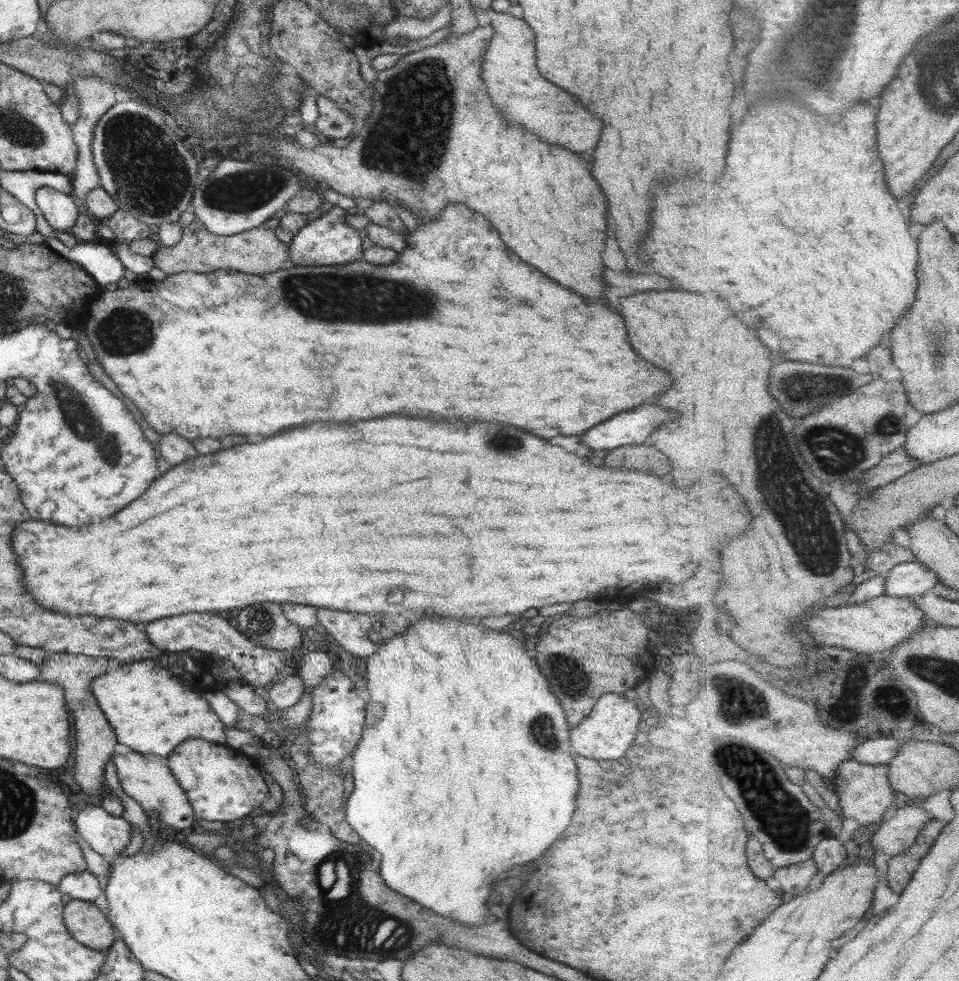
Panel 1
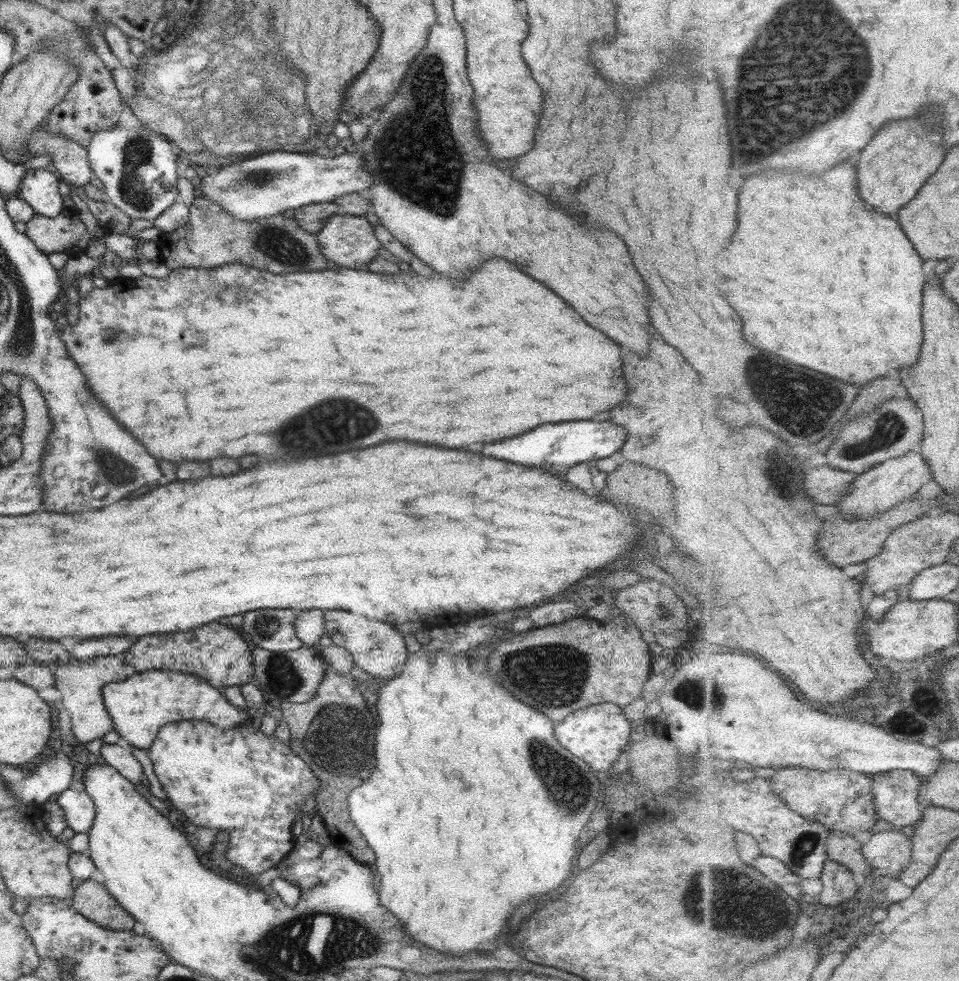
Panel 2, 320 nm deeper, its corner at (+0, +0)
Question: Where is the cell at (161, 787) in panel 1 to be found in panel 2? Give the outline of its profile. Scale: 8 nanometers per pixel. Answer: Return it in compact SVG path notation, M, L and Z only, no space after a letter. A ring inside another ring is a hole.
M102 743L98 752L108 766L131 784L139 784L144 775L137 759L133 757L130 747L124 743Z

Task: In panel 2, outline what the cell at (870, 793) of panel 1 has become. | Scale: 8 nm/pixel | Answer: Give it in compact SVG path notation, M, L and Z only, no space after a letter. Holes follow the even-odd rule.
M897 770L873 777L873 796L880 818L894 829L921 822L919 791L924 779L911 770Z

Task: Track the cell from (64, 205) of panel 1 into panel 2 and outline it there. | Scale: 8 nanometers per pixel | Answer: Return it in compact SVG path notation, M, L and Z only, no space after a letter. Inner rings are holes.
M29 169L20 180L16 195L23 199L34 214L53 218L64 207L57 191L57 174L46 169Z

